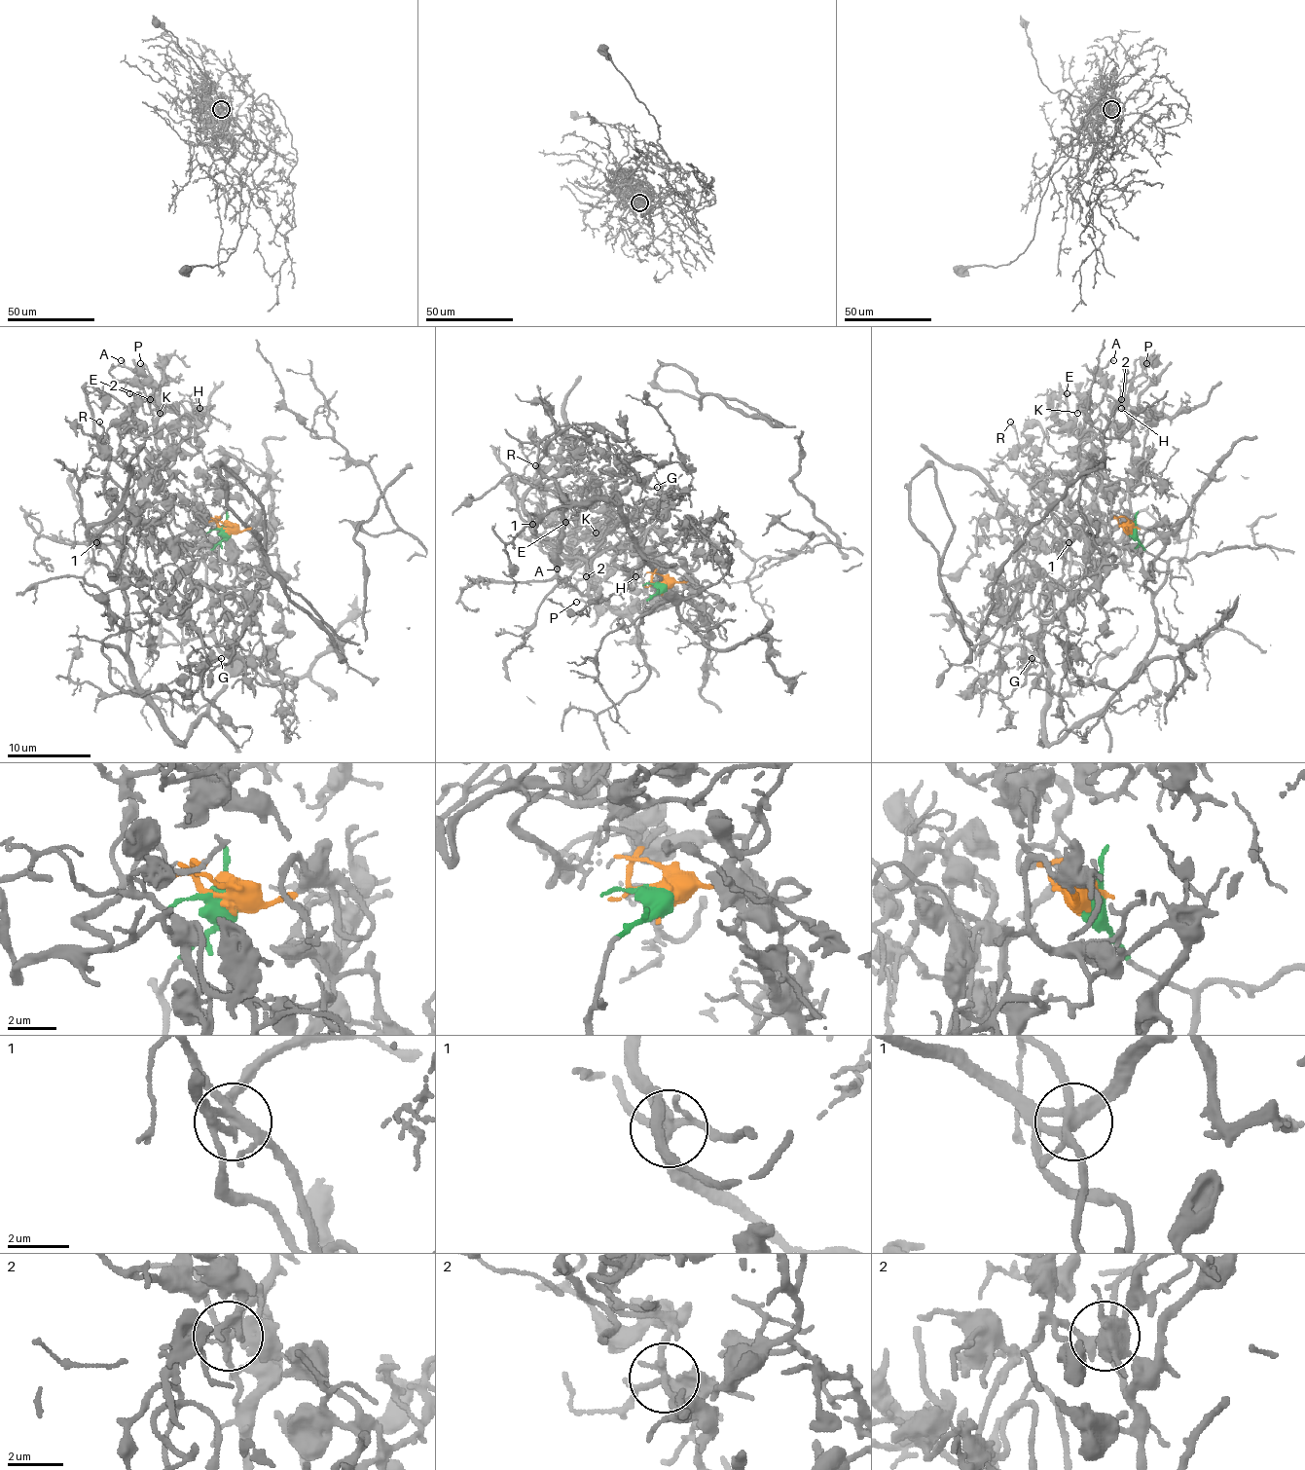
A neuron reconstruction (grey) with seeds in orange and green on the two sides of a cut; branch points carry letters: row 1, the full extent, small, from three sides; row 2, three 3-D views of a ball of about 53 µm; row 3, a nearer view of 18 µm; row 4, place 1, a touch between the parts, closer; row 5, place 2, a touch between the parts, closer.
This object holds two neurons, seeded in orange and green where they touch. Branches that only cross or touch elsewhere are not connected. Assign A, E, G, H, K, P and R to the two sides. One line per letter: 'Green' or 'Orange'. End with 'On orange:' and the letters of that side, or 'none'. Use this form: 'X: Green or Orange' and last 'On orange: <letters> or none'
A: Orange
E: Orange
G: Orange
H: Orange
K: Orange
P: Orange
R: Orange
On orange: A, E, G, H, K, P, R

